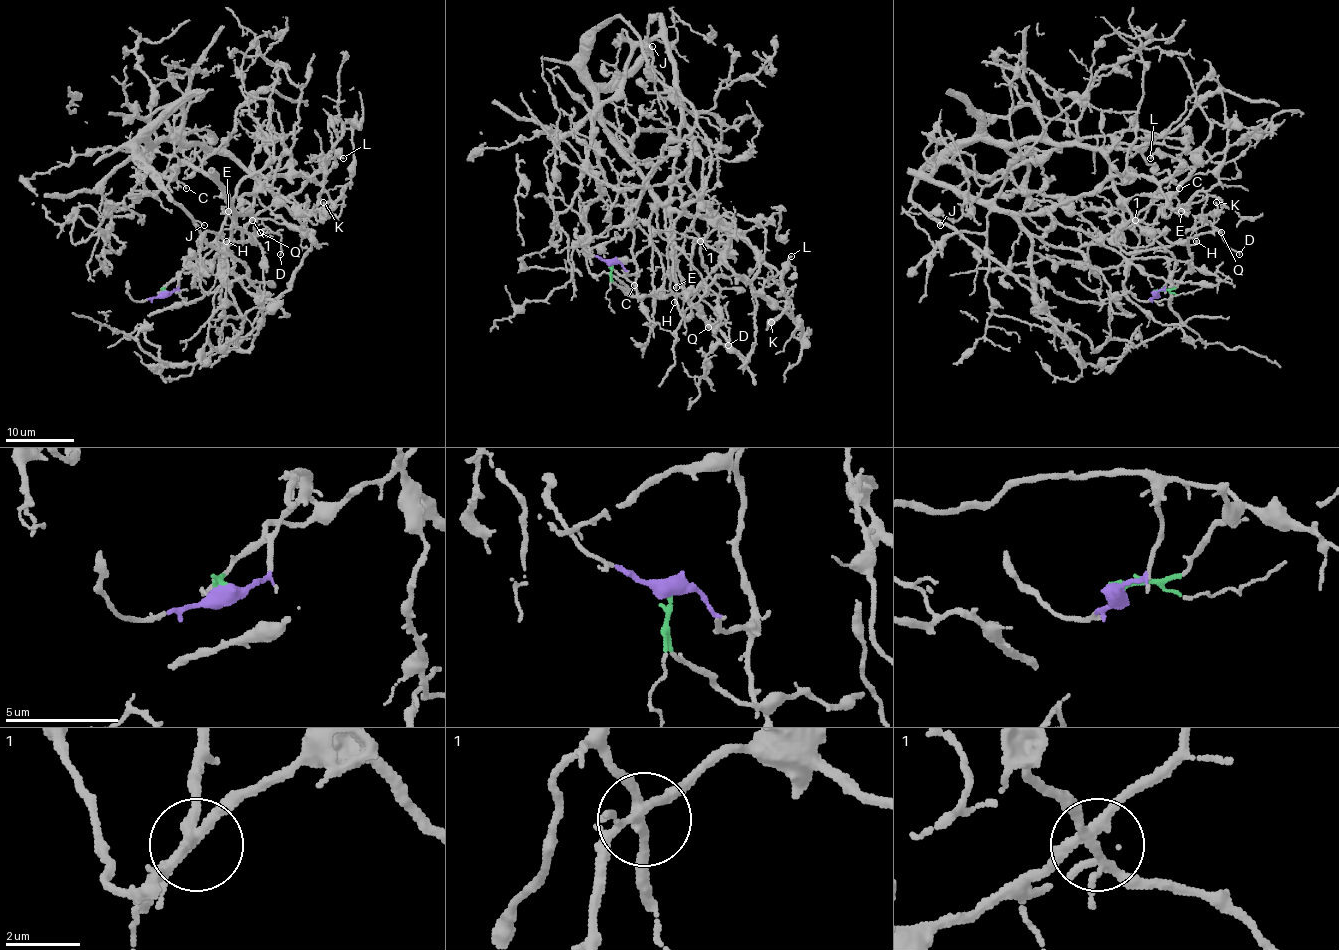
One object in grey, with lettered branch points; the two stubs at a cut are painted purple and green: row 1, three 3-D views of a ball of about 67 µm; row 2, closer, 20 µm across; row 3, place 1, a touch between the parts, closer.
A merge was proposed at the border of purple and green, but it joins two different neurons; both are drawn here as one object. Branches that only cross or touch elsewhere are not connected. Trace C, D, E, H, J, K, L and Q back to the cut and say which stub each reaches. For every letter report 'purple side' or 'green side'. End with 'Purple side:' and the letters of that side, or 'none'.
C: green side
D: green side
E: purple side
H: green side
J: green side
K: purple side
L: purple side
Q: green side
Purple side: E, K, L

